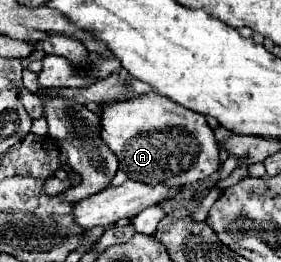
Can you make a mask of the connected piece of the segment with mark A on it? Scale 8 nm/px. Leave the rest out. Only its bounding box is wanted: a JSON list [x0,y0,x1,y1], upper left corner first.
[99,93,221,187]

